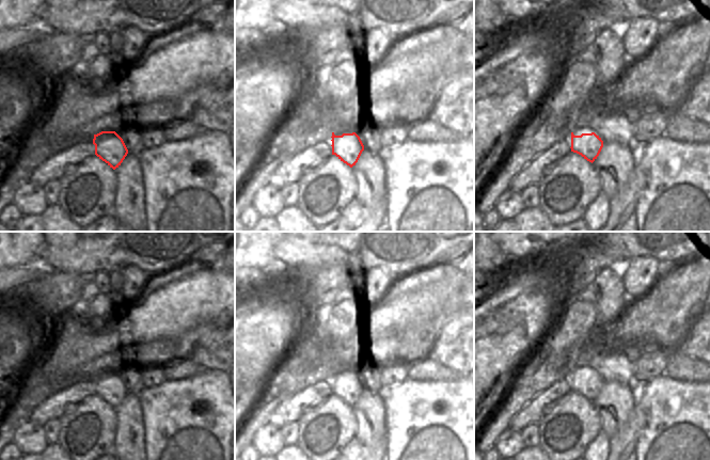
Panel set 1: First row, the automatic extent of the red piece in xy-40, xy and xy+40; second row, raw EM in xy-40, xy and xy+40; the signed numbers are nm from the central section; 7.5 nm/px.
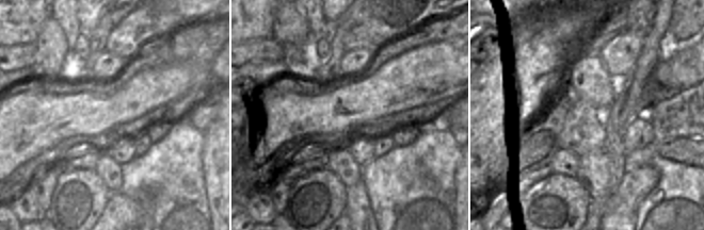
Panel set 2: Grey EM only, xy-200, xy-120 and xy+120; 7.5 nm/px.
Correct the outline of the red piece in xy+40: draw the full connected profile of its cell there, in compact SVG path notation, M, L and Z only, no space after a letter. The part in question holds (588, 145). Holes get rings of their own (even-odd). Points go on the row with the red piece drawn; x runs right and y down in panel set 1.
M571 132L565 141L570 146L571 152L581 155L591 163L597 159L603 147L603 141L595 132L582 133L581 136L574 136Z

